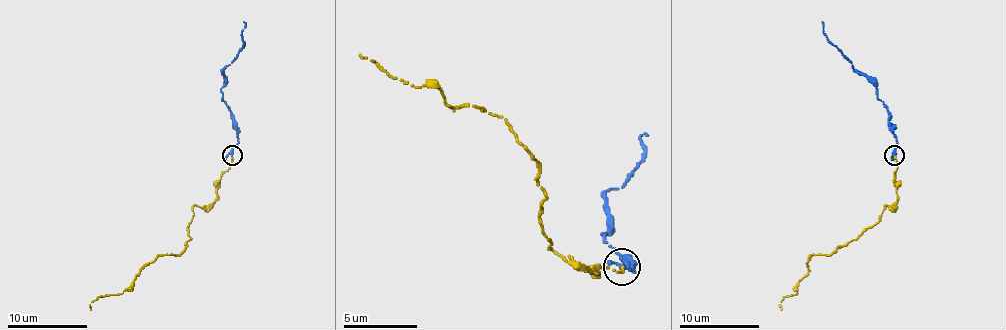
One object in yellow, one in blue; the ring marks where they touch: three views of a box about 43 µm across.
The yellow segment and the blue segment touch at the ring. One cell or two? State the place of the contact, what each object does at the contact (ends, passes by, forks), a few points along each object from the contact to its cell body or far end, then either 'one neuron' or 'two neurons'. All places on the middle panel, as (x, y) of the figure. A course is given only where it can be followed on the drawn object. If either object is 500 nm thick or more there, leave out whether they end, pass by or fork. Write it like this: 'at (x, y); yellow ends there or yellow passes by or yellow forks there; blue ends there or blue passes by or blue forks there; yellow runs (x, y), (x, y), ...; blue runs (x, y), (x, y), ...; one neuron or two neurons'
at (622, 266); yellow ends there; blue passes by; yellow runs (621, 267), (588, 271), (551, 249), (540, 164), (503, 116), (451, 108), (436, 86), (410, 86), (362, 57); blue runs (621, 267), (632, 271), (632, 263), (602, 234), (610, 226), (606, 193), (643, 156), (643, 134); one neuron

